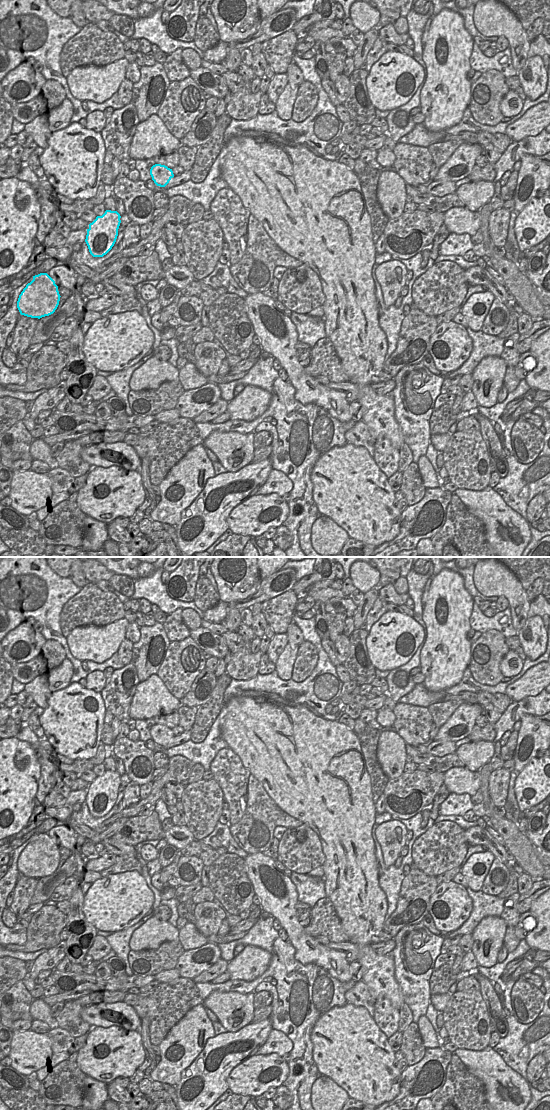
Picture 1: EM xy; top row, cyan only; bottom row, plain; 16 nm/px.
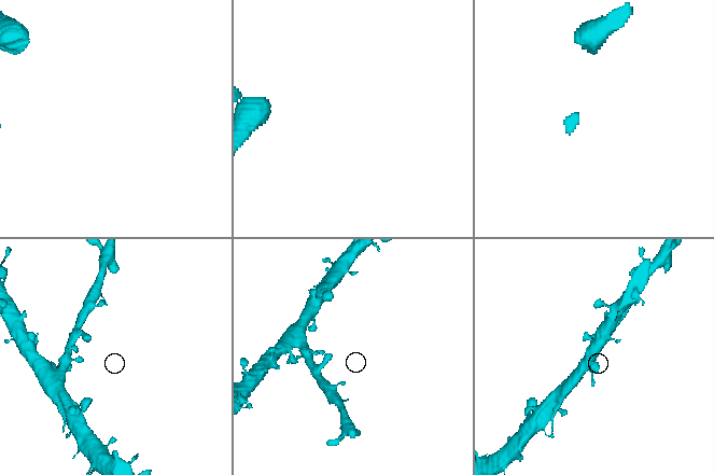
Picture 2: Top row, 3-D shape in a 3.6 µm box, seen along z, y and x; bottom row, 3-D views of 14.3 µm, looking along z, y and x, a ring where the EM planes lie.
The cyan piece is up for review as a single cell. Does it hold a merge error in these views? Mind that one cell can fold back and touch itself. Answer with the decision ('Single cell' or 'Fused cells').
Single cell

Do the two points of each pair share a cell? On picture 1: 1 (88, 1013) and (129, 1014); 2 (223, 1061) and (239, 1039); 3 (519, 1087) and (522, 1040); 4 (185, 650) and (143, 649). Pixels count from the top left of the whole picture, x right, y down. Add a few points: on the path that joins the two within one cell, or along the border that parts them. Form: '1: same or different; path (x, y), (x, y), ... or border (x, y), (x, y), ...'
1: same; path (98, 1011), (101, 1008), (111, 1008), (119, 1011)
2: same; path (236, 1052), (251, 1049), (254, 1045), (252, 1039)
3: different; border (502, 1059), (526, 1080)
4: different; border (170, 642), (157, 672)

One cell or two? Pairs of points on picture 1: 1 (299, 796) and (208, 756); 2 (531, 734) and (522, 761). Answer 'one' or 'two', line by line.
1: two
2: one

